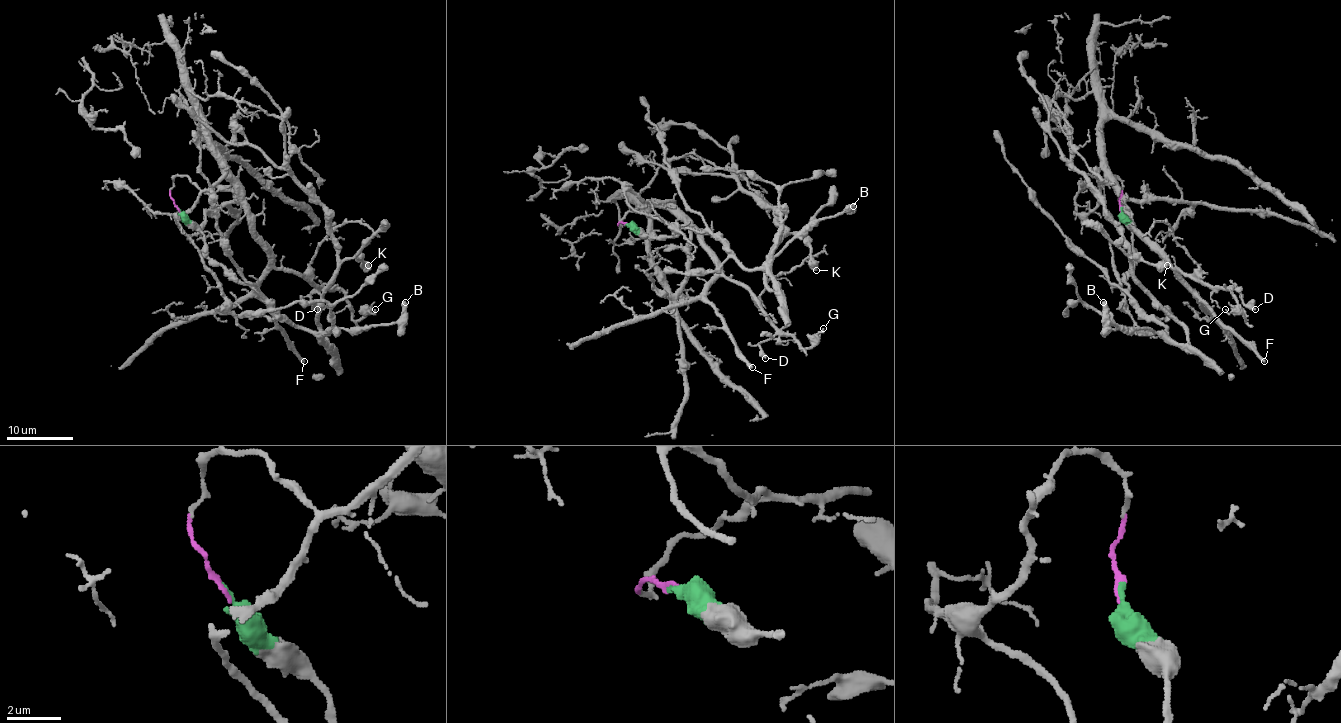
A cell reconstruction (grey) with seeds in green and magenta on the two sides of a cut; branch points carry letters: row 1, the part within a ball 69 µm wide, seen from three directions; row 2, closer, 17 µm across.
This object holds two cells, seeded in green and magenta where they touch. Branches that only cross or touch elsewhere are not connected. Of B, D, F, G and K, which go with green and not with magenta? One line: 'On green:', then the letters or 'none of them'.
On green: B, K

